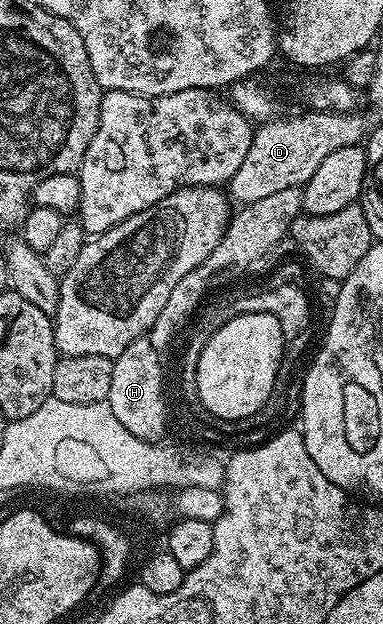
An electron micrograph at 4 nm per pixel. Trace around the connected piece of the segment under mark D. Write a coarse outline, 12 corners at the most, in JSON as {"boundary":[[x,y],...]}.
{"boundary":[[358,114],[266,120],[229,184],[232,204],[302,188],[364,138]]}

